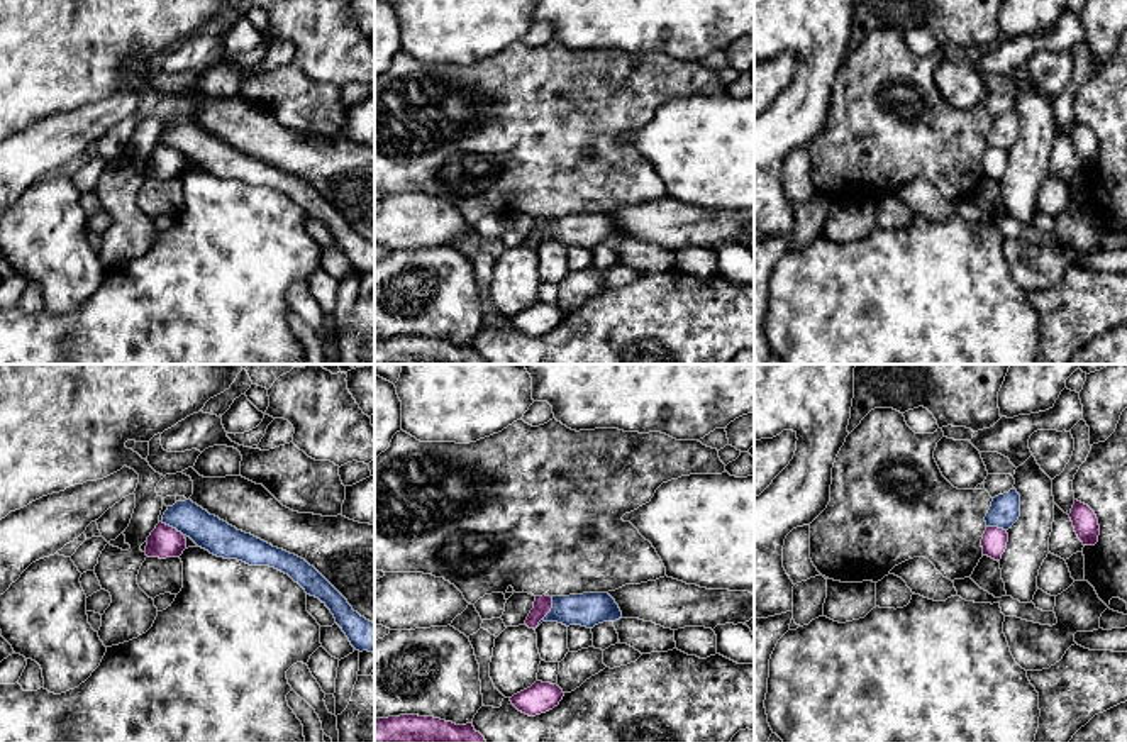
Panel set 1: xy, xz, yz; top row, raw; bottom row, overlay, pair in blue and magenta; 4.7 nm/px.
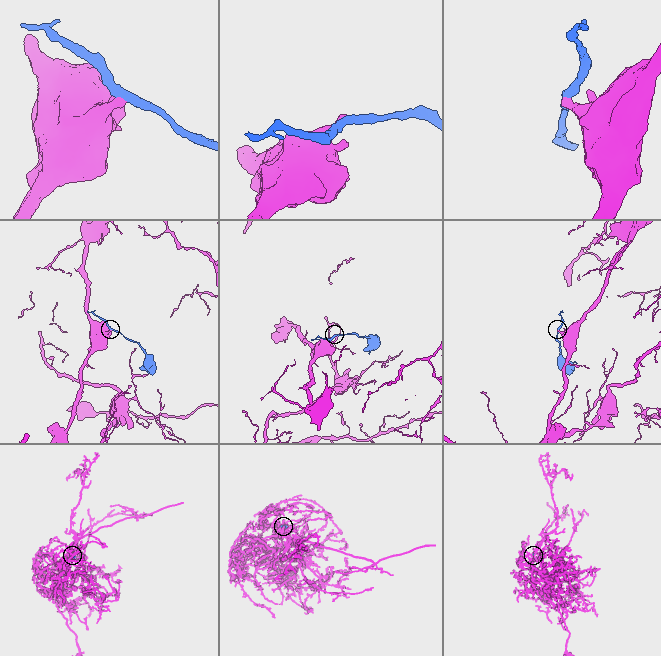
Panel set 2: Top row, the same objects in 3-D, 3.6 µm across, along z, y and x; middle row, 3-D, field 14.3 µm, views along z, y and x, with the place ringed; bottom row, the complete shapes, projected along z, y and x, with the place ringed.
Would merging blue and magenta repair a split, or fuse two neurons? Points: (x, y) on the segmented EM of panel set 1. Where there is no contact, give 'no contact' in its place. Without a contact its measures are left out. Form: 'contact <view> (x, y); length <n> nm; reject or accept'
contact xz (549, 612); length 180 nm; reject

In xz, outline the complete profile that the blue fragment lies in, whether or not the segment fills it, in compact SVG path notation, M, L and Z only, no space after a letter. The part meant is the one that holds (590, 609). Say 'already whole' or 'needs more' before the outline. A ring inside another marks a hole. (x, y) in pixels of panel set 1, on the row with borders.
already whole; M583 593L569 596L552 596L551 612L539 622L558 622L566 627L581 625L593 628L603 622L622 618L622 612L608 593Z

